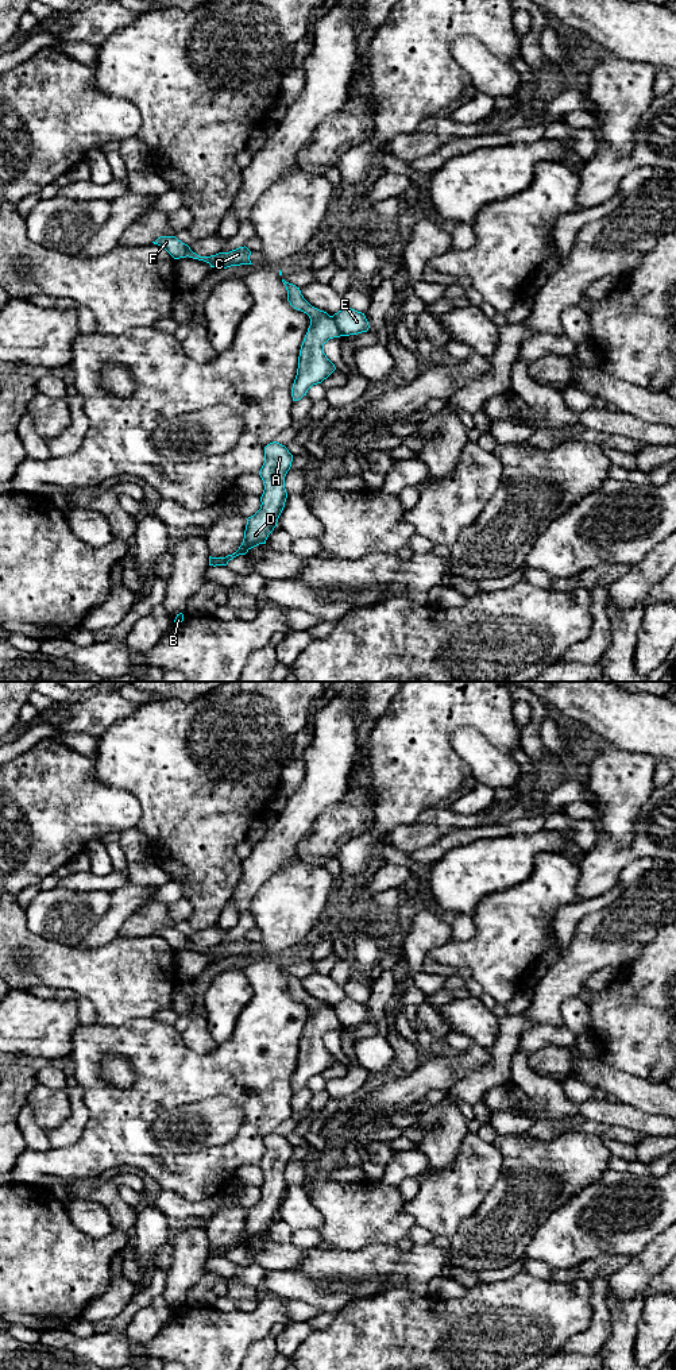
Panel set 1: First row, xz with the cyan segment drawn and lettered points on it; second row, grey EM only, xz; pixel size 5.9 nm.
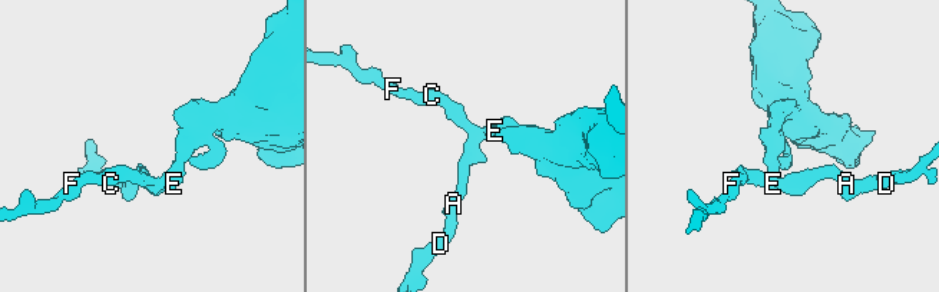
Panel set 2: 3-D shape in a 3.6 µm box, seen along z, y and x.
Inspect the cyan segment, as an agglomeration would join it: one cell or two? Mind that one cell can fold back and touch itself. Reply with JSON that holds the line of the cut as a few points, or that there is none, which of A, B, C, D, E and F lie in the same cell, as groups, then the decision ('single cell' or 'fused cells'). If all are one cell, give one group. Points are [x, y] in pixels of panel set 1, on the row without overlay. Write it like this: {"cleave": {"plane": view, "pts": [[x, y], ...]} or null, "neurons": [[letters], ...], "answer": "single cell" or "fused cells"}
{"cleave": {"plane": "xz", "pts": [[332, 1007], [342, 1026]]}, "neurons": [["A", "B", "C", "D", "F"], ["E"]], "answer": "fused cells"}

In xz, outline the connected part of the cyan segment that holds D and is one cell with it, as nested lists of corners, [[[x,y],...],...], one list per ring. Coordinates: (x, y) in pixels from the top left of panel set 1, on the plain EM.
[[[273,1132],[264,1138],[264,1154],[259,1162],[264,1176],[260,1200],[247,1209],[244,1230],[239,1240],[225,1249],[209,1247],[209,1257],[227,1257],[233,1249],[246,1246],[259,1235],[266,1235],[285,1199],[287,1189],[285,1168],[291,1158],[291,1153],[293,1146],[285,1136]]]

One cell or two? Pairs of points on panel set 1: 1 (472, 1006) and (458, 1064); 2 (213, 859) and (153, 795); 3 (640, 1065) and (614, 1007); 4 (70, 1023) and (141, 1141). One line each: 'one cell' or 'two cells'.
1: two cells
2: one cell
3: one cell
4: two cells

